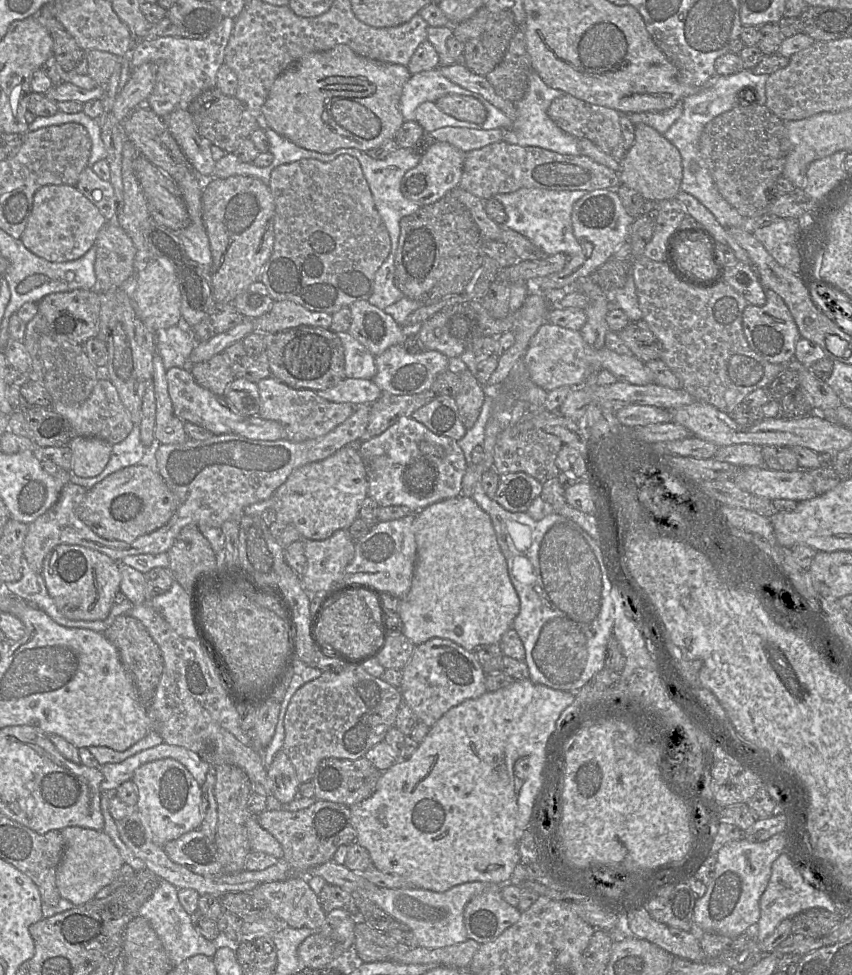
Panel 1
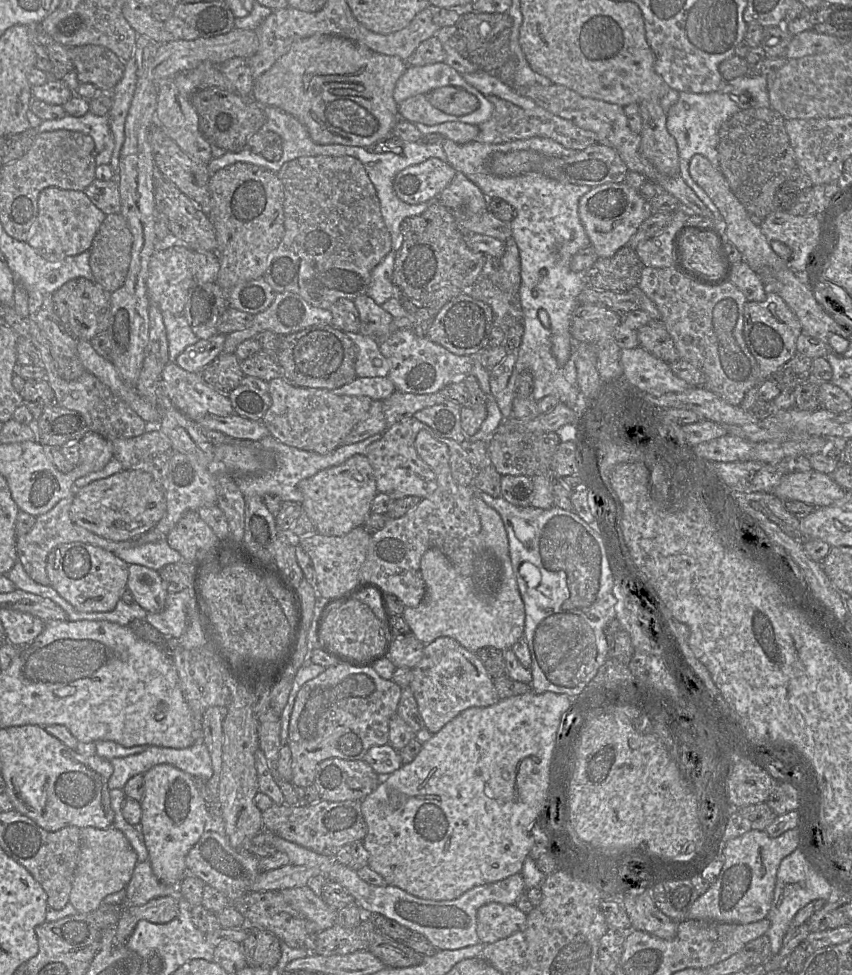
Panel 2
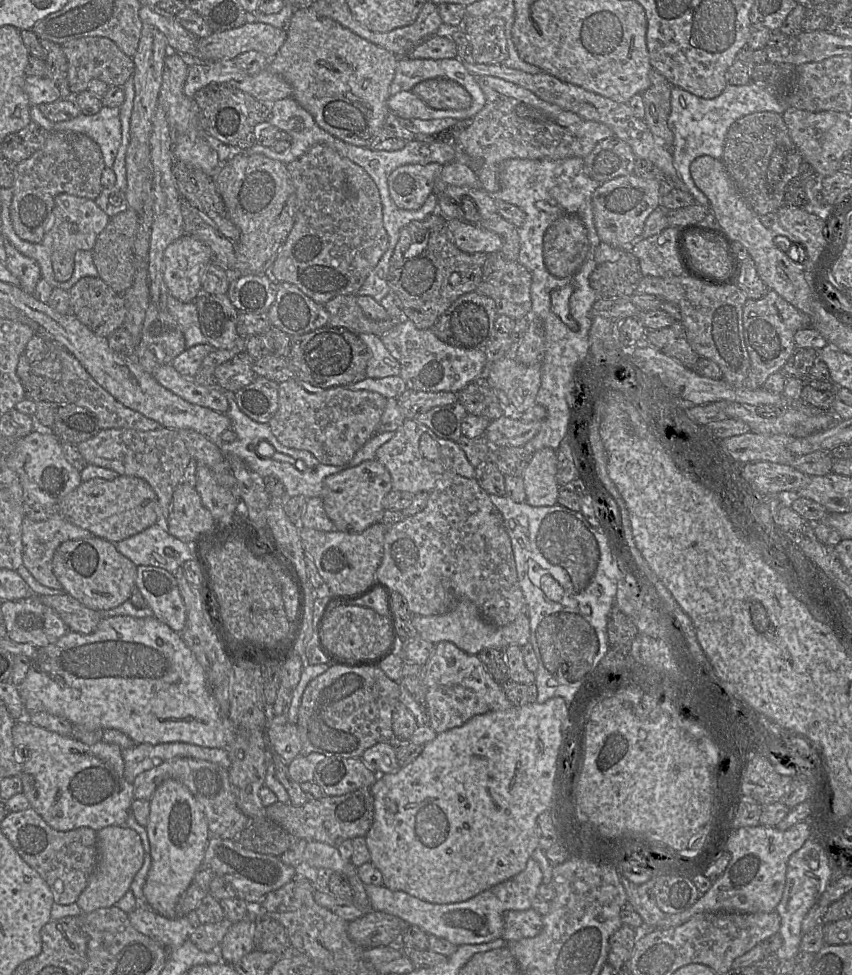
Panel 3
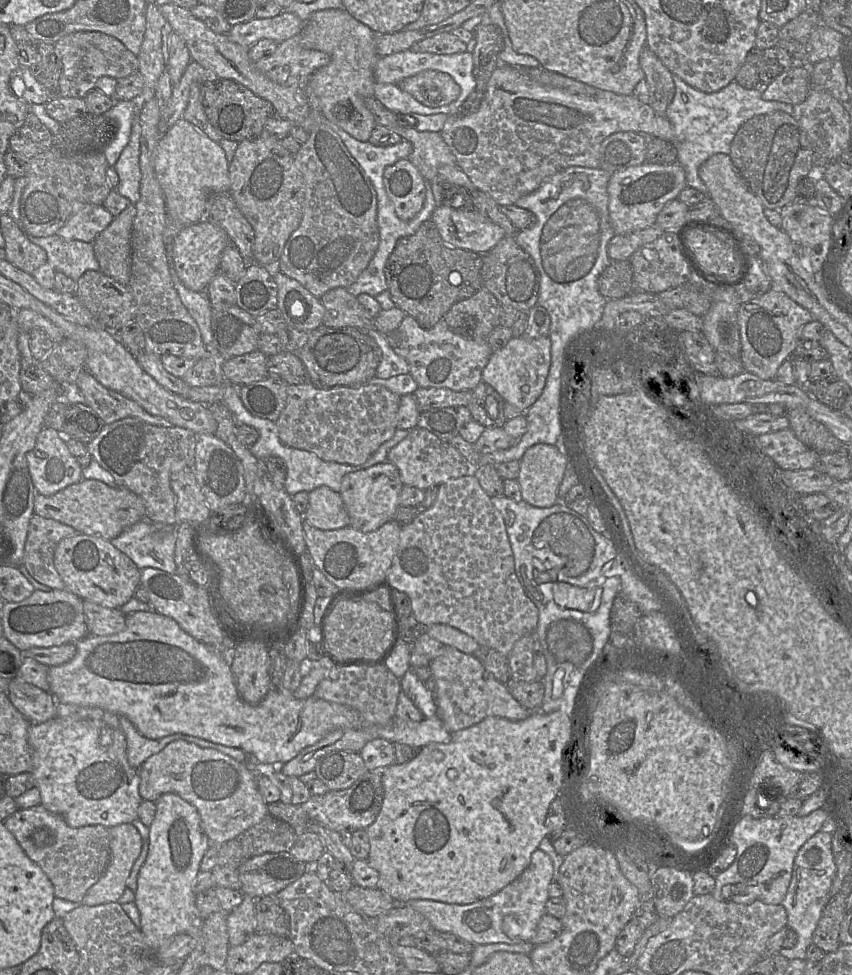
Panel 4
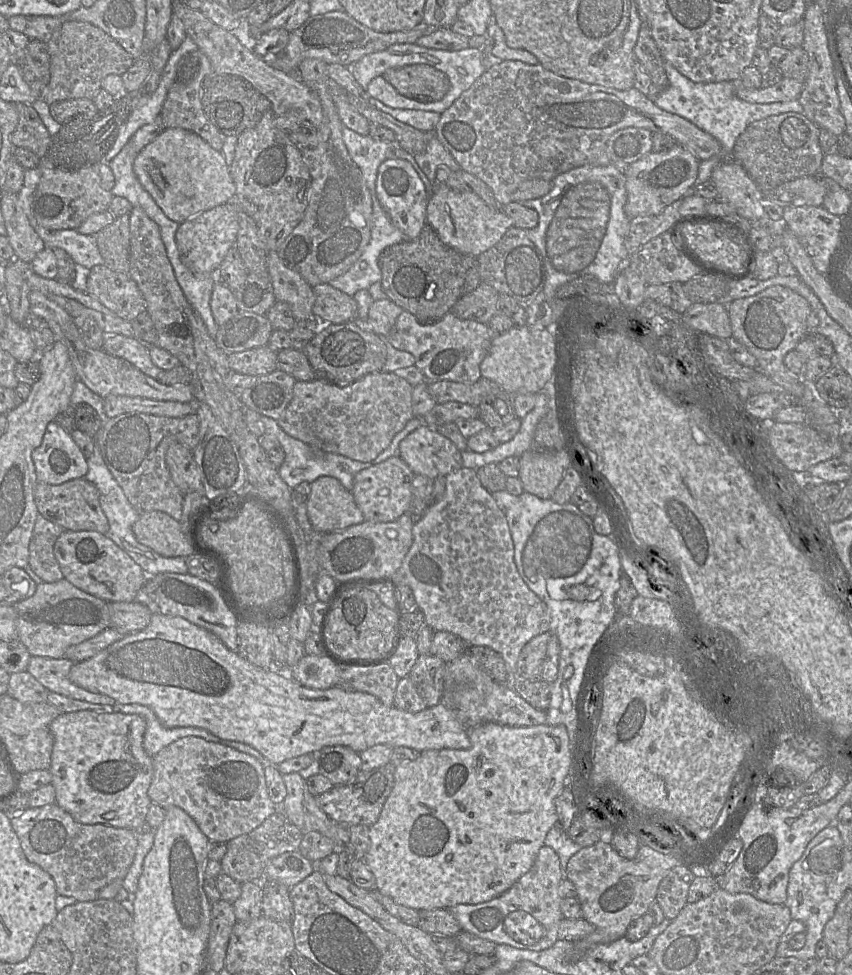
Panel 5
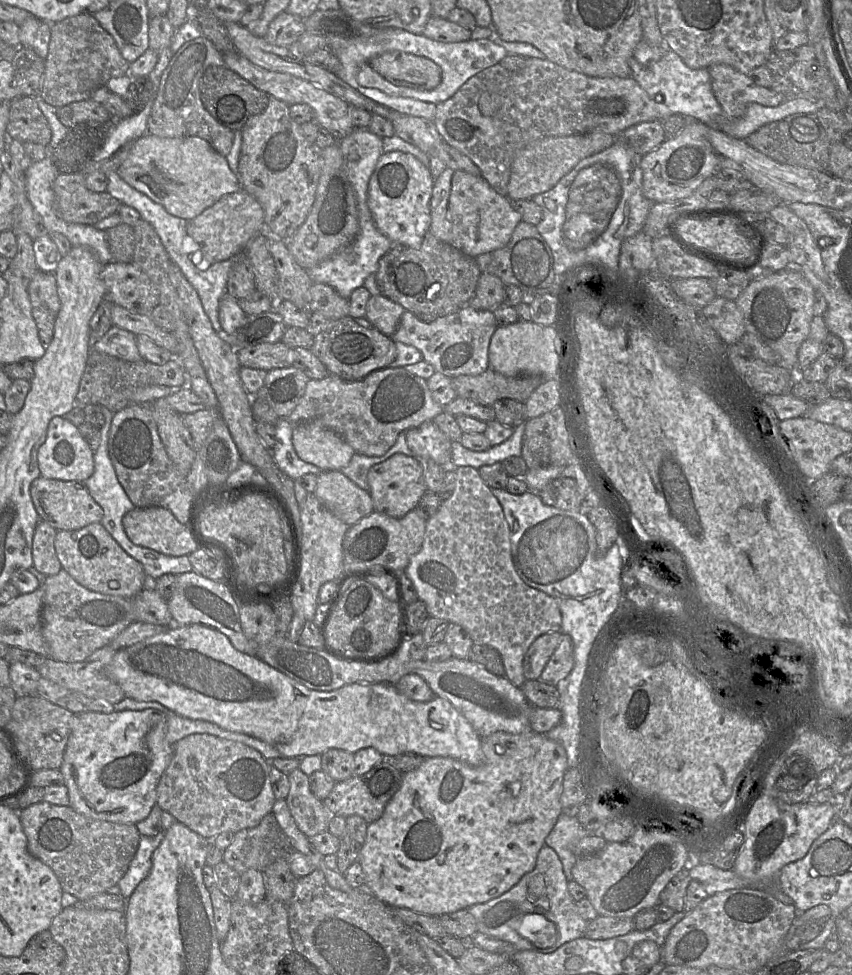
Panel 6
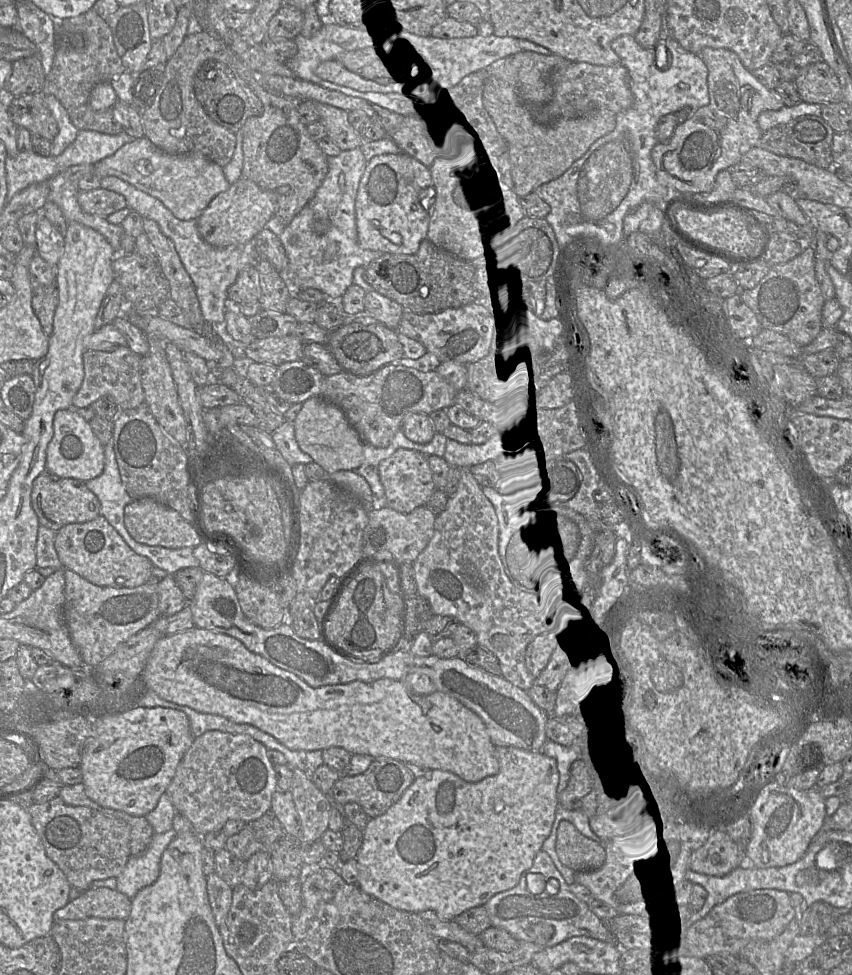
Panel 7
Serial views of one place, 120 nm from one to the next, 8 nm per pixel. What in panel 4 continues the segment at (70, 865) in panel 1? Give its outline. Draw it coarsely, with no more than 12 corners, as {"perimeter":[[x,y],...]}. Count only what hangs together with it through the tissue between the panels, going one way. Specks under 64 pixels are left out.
{"perimeter":[[132,824],[109,828],[111,860],[82,905],[118,902],[143,839]]}

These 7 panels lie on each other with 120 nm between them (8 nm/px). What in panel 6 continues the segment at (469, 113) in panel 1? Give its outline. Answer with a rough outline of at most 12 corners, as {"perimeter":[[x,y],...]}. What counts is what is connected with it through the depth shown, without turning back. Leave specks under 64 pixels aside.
{"perimeter":[[384,52],[367,64],[394,86],[430,91],[433,61]]}

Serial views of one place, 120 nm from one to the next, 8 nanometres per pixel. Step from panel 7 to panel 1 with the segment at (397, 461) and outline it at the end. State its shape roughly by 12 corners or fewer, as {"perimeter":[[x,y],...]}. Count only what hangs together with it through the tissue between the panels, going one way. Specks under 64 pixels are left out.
{"perimeter":[[344,446],[276,489],[276,521],[303,540],[348,529],[368,497]]}

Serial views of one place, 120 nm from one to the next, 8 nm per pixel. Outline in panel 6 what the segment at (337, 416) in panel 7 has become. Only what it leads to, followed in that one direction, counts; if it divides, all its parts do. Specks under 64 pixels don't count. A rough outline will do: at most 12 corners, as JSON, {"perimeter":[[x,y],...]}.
{"perimeter":[[319,422],[293,427],[298,457],[321,471],[346,467],[354,449]]}

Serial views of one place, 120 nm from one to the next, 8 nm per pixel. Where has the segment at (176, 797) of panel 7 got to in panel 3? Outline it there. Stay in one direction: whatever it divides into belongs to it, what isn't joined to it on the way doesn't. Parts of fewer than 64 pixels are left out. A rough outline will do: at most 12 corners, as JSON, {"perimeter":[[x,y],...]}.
{"perimeter":[[173,758],[141,772],[134,798],[169,778],[184,784],[210,836],[235,839],[251,820],[237,807],[228,769]]}

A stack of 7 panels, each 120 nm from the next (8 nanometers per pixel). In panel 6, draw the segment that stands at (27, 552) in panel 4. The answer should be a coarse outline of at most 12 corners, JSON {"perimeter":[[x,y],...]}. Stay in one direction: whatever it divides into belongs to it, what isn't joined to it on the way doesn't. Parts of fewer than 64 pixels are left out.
{"perimeter":[[43,520],[32,543],[33,567],[46,576],[63,569],[57,532]]}

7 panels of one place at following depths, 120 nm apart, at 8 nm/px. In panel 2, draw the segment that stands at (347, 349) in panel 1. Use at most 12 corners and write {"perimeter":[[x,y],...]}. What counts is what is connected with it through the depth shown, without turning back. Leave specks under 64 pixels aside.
{"perimeter":[[346,334],[356,346],[357,377],[387,377],[391,363],[379,342]]}

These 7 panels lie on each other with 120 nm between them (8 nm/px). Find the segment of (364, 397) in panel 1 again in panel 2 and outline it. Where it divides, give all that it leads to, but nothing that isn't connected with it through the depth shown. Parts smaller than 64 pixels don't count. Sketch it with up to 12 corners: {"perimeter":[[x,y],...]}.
{"perimeter":[[357,377],[330,392],[384,401],[396,388],[388,377]]}

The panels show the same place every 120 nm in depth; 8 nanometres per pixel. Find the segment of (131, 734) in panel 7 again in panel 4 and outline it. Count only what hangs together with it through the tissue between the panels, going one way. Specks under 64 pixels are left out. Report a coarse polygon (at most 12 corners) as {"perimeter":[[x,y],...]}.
{"perimeter":[[28,729],[41,805],[72,828],[138,819],[123,731]]}

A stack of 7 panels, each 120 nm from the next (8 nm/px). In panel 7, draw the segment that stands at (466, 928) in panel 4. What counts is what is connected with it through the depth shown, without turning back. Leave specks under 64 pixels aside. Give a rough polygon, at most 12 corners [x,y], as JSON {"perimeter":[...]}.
{"perimeter":[[549,851],[529,872],[556,879],[533,895],[525,872],[484,904],[491,926],[552,947],[574,936],[617,943],[571,891]]}

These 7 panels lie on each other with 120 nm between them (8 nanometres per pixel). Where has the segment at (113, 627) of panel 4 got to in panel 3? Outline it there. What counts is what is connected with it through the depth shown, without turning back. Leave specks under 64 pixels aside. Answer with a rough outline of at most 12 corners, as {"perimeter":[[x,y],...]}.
{"perimeter":[[66,592],[39,599],[69,631],[91,634],[101,621]]}

